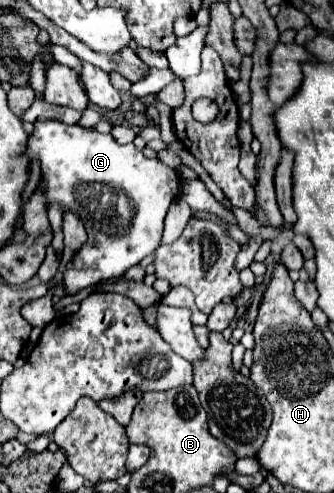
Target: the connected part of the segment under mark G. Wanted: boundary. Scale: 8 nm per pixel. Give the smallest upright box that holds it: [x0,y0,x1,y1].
[25,119,181,293]

